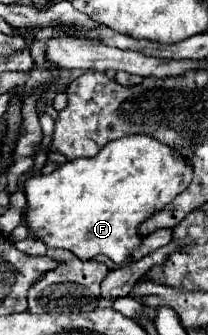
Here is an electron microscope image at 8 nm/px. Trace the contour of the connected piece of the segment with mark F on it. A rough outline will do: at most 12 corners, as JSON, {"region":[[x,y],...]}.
{"region":[[124,136],[24,184],[26,228],[120,266],[192,168]]}

